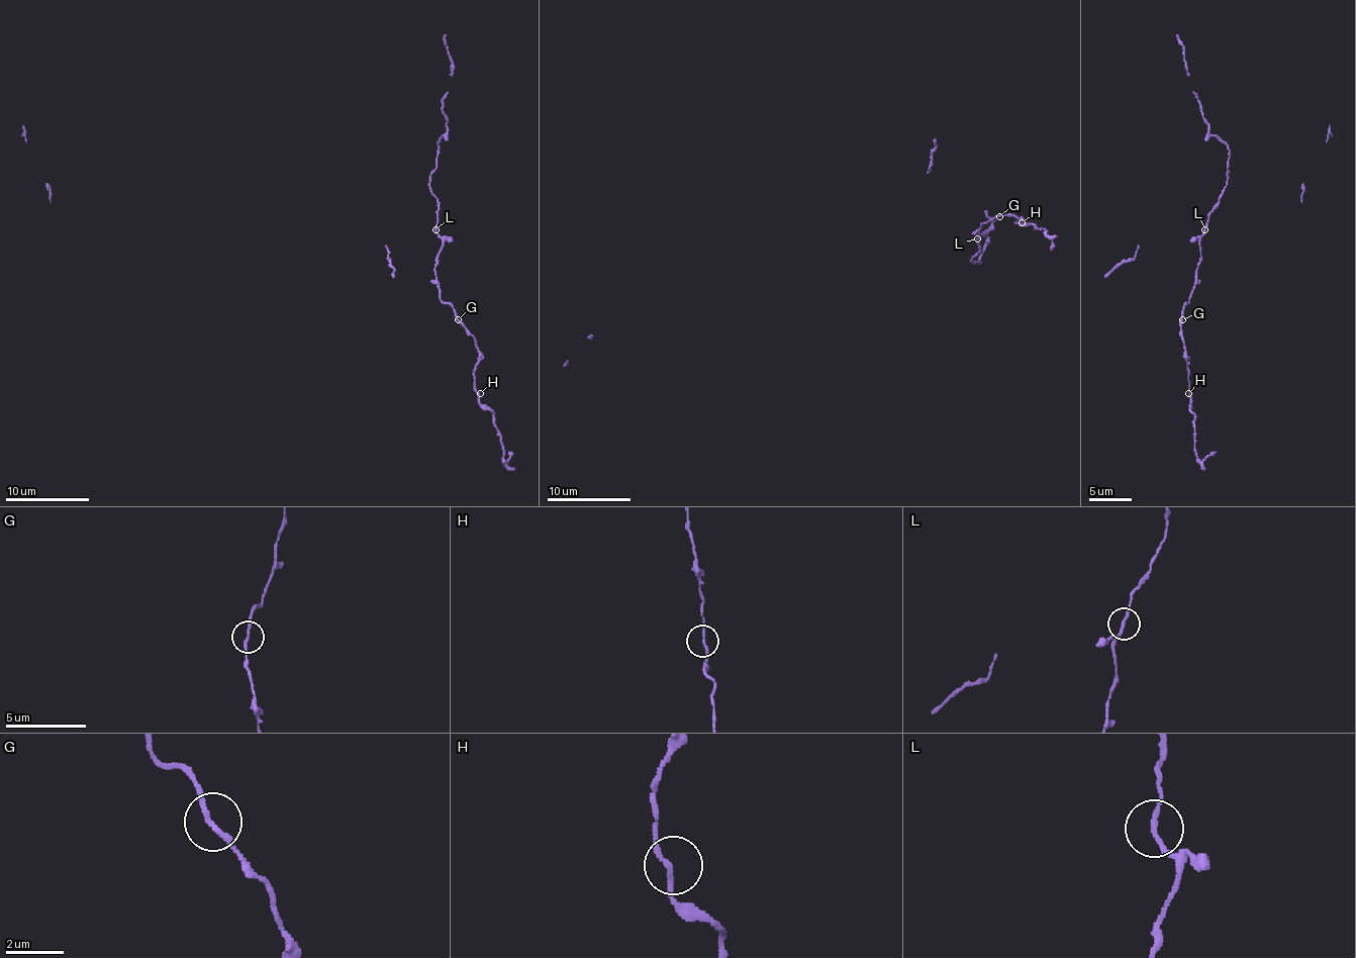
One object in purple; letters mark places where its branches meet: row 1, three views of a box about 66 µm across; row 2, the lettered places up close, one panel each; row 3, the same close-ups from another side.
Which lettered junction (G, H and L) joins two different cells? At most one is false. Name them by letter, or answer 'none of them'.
none of them

